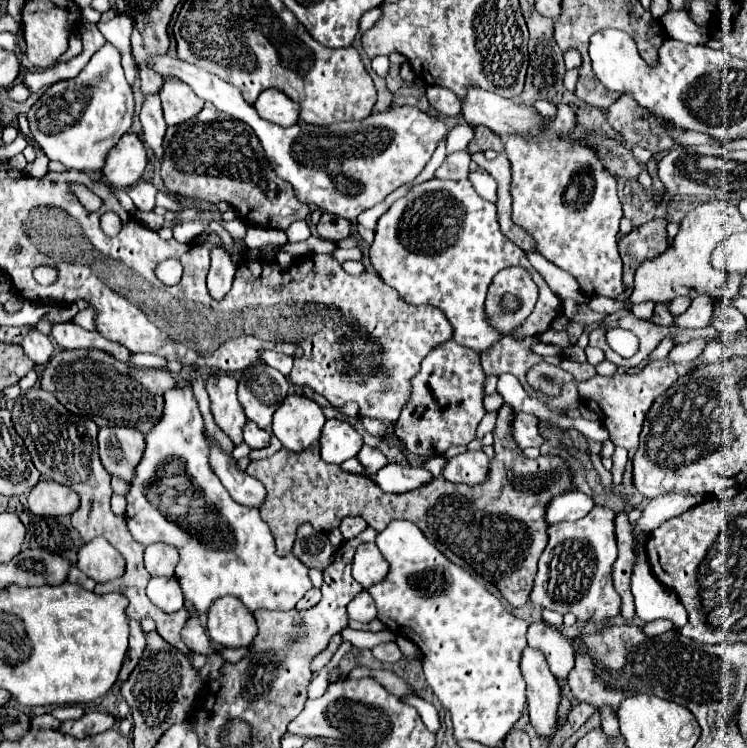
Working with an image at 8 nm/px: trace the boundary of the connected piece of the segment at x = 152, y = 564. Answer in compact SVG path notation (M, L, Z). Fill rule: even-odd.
M158 542L146 546L144 562L146 562L146 570L152 576L174 576L174 568L180 562L180 554L174 546Z

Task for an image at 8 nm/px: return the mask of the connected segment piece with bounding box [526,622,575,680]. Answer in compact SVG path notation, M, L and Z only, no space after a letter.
M542 622L530 624L526 638L528 638L528 646L542 650L552 674L556 678L566 680L568 672L575 665L575 655L572 654L572 648L570 648L570 640L564 638L560 630L546 626Z

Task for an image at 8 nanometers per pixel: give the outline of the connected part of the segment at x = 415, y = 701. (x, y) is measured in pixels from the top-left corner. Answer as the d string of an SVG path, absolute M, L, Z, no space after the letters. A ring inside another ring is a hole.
M418 696L404 698L404 702L410 704L410 706L414 706L414 708L418 710L418 714L422 716L422 722L426 724L426 728L428 728L430 732L438 732L438 730L440 730L440 716L438 716L438 710L436 710L430 702L426 702L426 700L418 698Z

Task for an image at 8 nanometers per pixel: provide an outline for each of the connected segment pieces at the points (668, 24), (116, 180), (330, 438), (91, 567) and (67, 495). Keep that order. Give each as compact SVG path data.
M670 12L662 20L664 20L664 30L676 40L682 40L682 42L694 44L694 46L708 42L708 30L694 24L690 20L690 16L684 14L684 12Z
M128 132L108 152L102 174L110 186L128 188L140 180L146 164L148 164L148 158L146 158L144 144L136 134Z
M326 420L320 438L320 454L328 464L342 464L354 458L362 448L362 436L344 420Z
M106 538L86 542L78 552L76 566L96 582L108 582L124 574L124 558Z
M40 480L28 494L30 510L38 516L66 516L72 514L80 500L78 494L58 482Z

